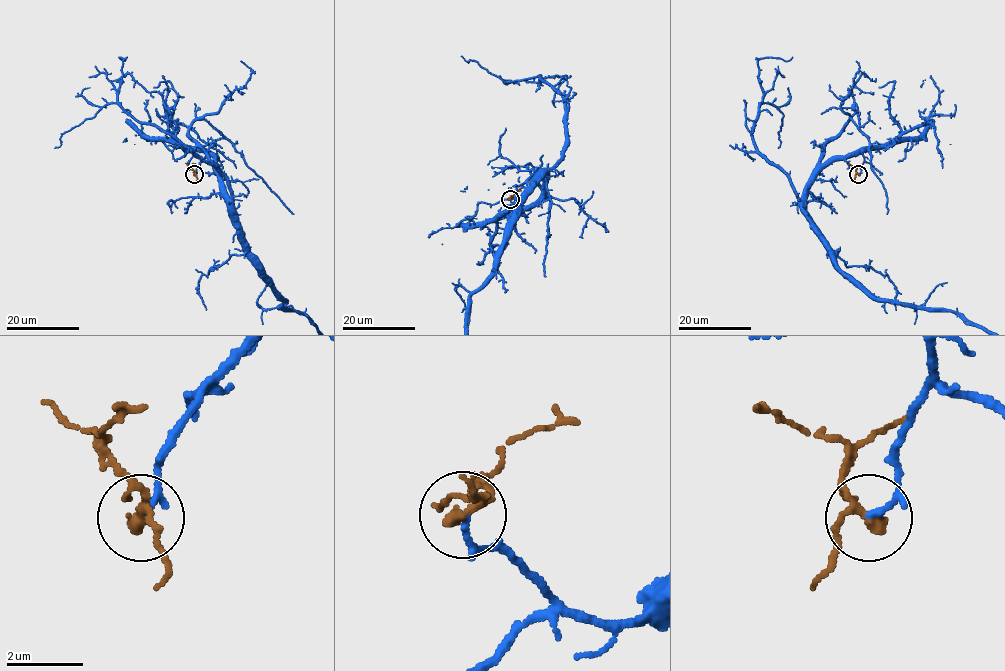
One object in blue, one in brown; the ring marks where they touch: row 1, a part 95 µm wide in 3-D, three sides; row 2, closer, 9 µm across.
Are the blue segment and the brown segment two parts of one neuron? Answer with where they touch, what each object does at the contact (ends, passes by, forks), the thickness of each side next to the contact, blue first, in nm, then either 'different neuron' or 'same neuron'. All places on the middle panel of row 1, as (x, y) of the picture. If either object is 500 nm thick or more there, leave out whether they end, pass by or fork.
place (510, 199); blue passes by; brown passes by; calibres 90 and 240 nm; different neuron

